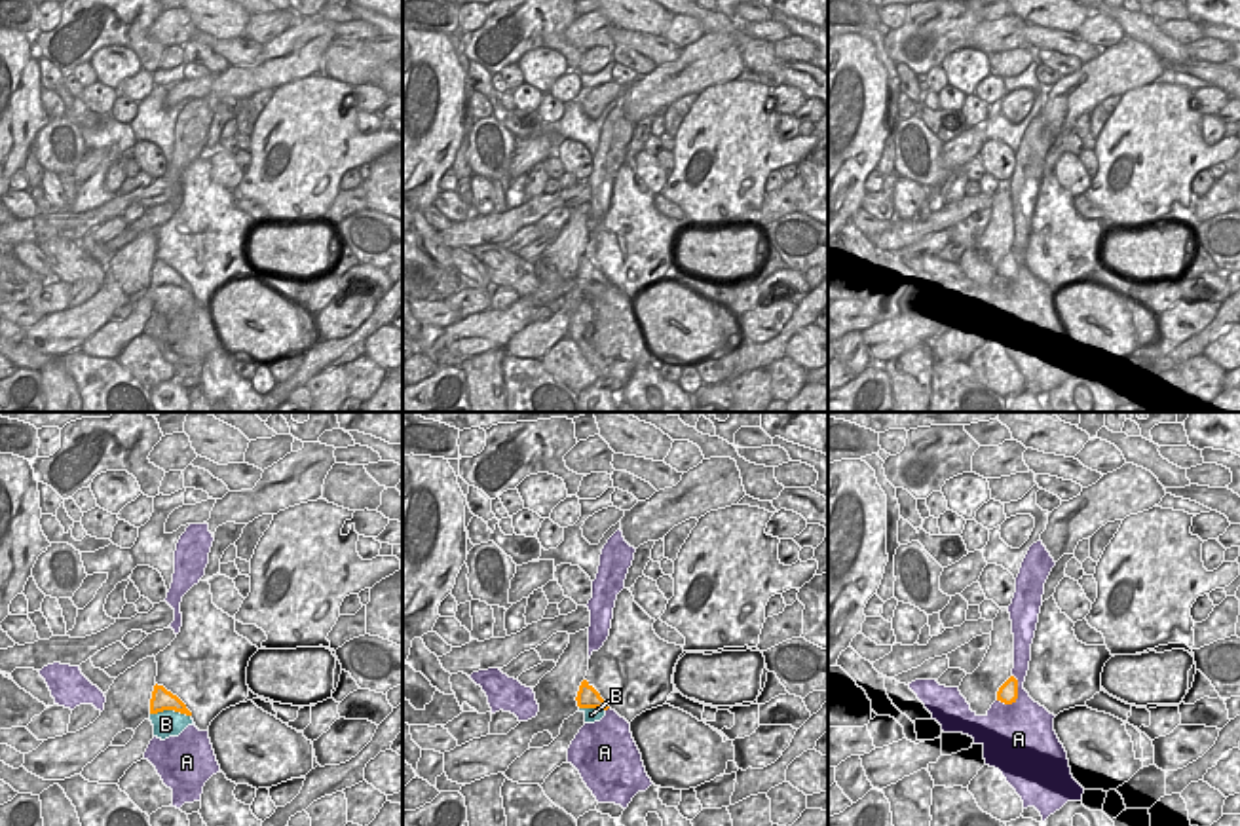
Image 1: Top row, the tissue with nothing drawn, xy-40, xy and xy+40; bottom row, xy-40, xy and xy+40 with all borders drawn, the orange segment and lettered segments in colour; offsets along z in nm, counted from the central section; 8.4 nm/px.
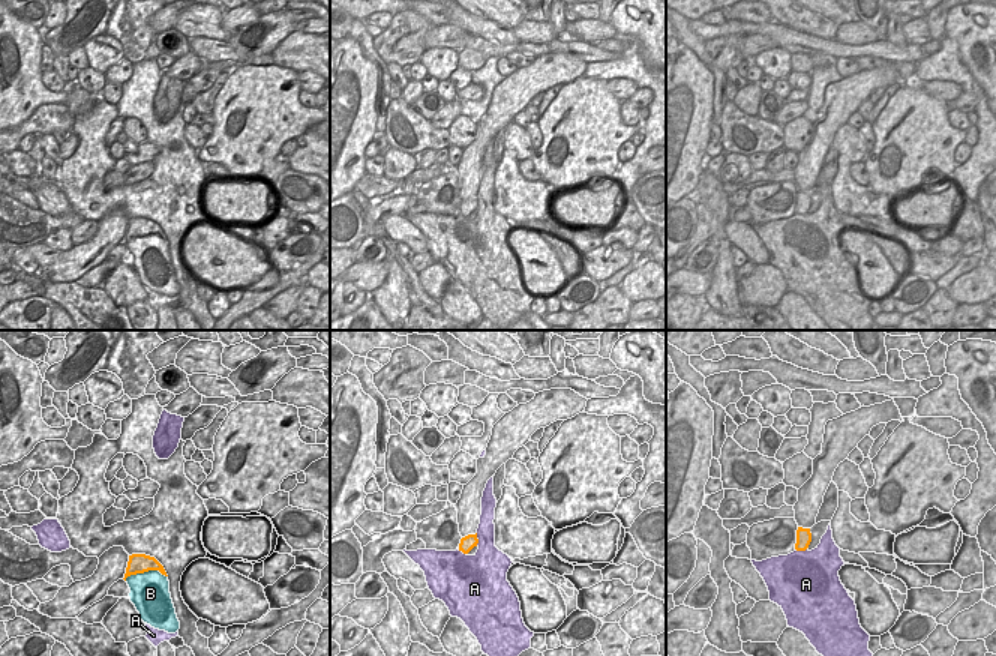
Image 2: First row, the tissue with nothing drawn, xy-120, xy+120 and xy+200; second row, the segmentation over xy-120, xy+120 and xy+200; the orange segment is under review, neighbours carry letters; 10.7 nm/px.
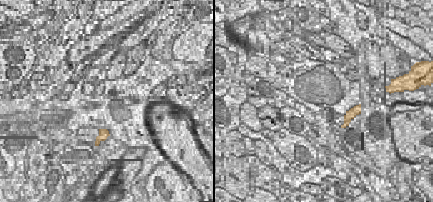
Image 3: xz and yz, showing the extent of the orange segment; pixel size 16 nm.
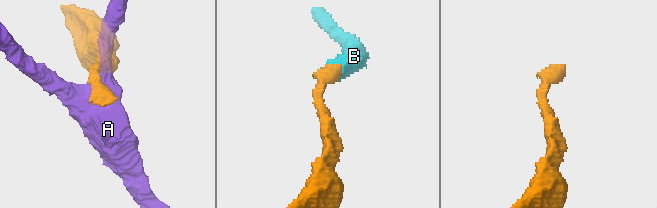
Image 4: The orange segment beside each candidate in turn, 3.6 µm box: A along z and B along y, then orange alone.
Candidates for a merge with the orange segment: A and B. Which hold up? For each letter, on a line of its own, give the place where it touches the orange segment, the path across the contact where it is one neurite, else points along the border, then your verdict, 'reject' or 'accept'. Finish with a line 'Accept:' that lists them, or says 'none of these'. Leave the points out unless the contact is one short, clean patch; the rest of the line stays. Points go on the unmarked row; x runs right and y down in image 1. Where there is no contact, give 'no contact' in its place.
A: xy+40 (1016, 266) | reject
B: xy-40 (171, 283) | accept
Accept: B

